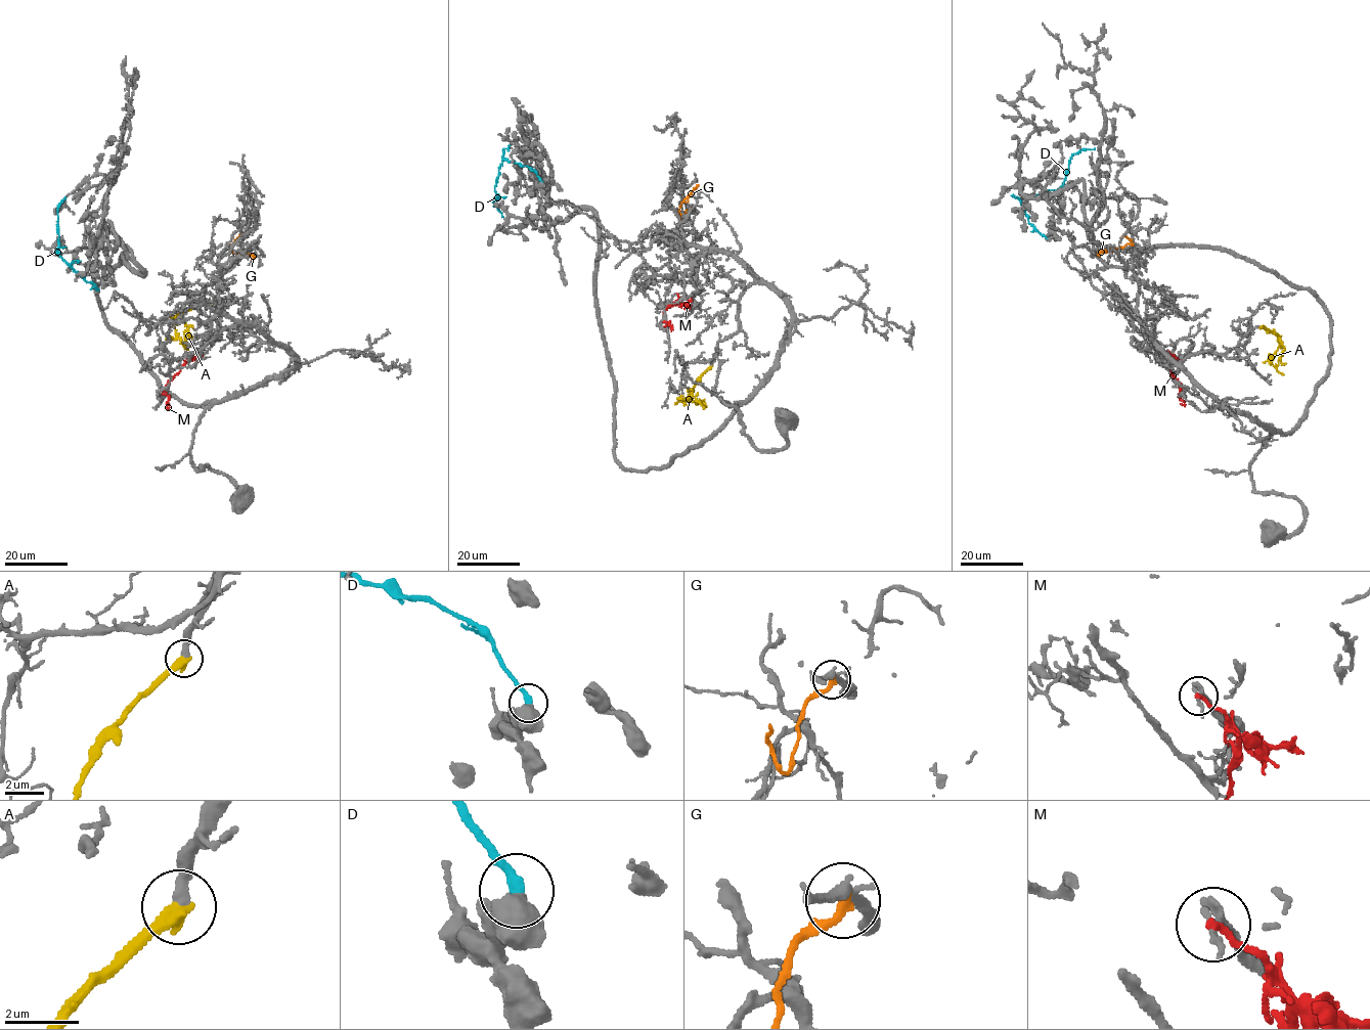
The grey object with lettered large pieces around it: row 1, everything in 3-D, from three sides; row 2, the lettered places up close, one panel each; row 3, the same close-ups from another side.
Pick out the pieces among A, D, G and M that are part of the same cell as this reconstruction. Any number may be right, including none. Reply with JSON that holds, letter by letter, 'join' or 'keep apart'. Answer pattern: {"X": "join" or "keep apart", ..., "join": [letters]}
{"A": "join", "D": "keep apart", "G": "keep apart", "M": "keep apart", "join": ["A"]}

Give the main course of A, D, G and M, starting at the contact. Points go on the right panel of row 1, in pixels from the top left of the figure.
A: (1258, 326), (1278, 336), (1284, 349), (1276, 368), (1283, 374)
D: (1047, 237), (1028, 222), (1022, 199), (1046, 189), (1057, 189), (1062, 184), (1073, 153), (1095, 148)
G: (1122, 235), (1133, 244), (1101, 252), (1099, 257)
M: (1167, 351), (1175, 360), (1172, 374), (1181, 386), (1180, 398), (1184, 403), (1181, 404)

